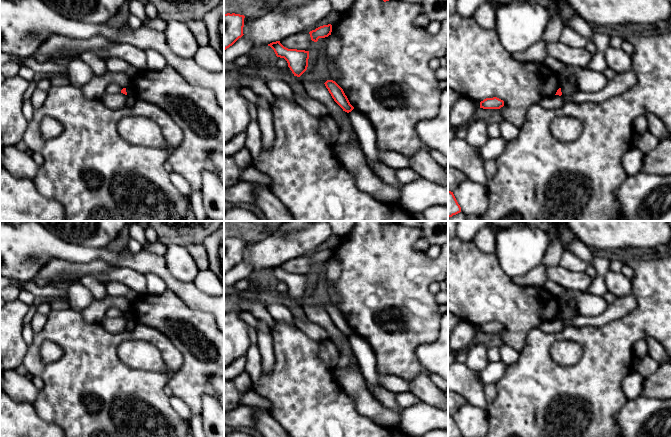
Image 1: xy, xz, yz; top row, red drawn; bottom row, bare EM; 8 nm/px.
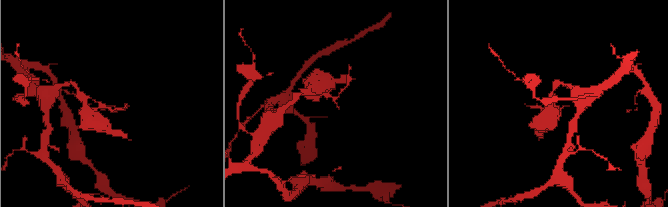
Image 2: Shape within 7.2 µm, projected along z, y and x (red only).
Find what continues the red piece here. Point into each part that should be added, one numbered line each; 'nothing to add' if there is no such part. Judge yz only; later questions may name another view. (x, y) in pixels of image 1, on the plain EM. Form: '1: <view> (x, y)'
nothing to add

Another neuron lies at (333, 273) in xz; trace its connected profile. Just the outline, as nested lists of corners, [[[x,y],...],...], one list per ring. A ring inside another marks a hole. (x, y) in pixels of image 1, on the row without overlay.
[[[342,238],[338,240],[336,246],[332,248],[332,256],[331,256],[331,264],[328,266],[327,270],[327,277],[331,284],[330,293],[332,296],[332,301],[335,305],[337,305],[340,302],[340,296],[337,294],[336,288],[335,288],[335,282],[340,277],[340,264],[337,262],[335,258],[335,250],[338,248]]]

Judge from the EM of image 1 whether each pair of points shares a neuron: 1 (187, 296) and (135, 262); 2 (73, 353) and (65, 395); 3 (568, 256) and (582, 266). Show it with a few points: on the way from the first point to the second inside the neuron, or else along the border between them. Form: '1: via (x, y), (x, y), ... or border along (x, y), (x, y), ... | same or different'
1: via (174, 284), (153, 263), (148, 262) | same
2: via (73, 363), (73, 385) | same
3: via (571, 259), (579, 265) | same

